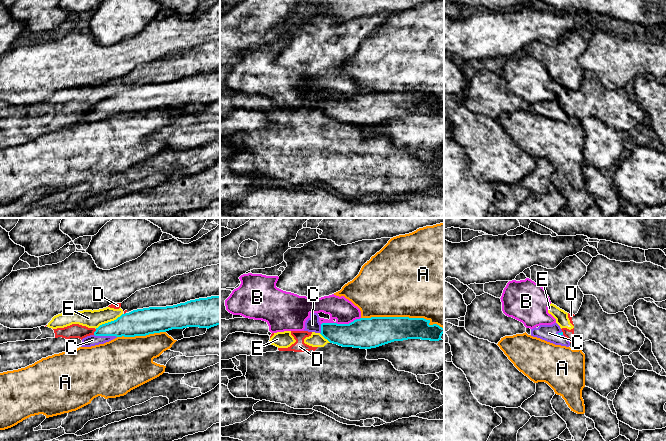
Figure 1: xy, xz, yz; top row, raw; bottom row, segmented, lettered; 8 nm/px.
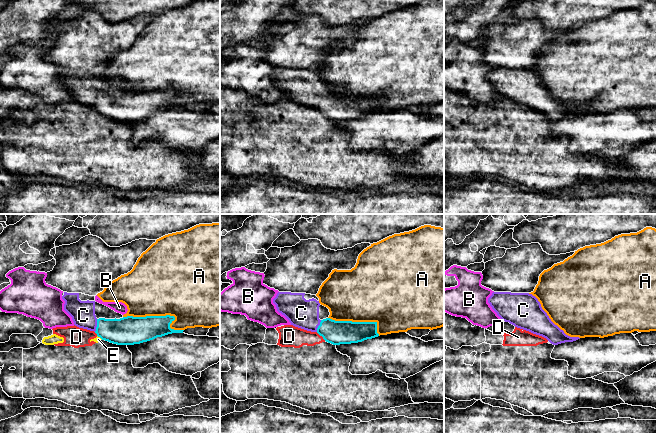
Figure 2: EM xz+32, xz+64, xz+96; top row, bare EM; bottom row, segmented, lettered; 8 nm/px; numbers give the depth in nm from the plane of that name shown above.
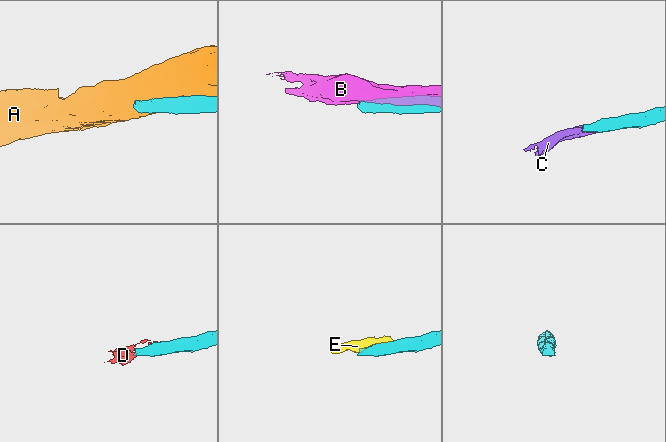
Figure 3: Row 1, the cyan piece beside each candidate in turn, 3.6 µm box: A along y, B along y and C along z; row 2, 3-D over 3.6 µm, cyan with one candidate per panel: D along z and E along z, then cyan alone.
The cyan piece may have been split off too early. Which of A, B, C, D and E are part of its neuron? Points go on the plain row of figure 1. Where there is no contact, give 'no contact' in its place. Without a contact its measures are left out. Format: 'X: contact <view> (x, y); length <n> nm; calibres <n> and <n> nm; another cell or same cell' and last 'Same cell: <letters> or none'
A: contact xz (403, 93); length 650 nm; calibres 240 and 500 nm; another cell
B: contact xz (340, 100); length 320 nm; calibres 260 and 190 nm; another cell
C: contact xy (105, 111); length 190 nm; calibres 200 and 90 nm; same cell
D: contact xy (94, 108); length 50 nm; calibres 160 and 110 nm; another cell
E: contact xy (108, 98); length 260 nm; calibres 220 and 140 nm; another cell
Same cell: C

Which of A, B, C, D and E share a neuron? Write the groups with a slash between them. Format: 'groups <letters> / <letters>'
groups A / B / C / D E

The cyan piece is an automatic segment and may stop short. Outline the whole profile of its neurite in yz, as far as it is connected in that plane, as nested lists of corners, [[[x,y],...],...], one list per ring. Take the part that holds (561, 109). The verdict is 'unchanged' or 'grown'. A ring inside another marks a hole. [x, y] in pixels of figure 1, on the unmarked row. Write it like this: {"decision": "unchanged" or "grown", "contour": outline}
{"decision": "grown", "contour": [[[557,99],[552,101],[540,101],[538,104],[531,105],[531,112],[540,114],[555,121],[570,122],[570,118],[563,111],[560,102]]]}

